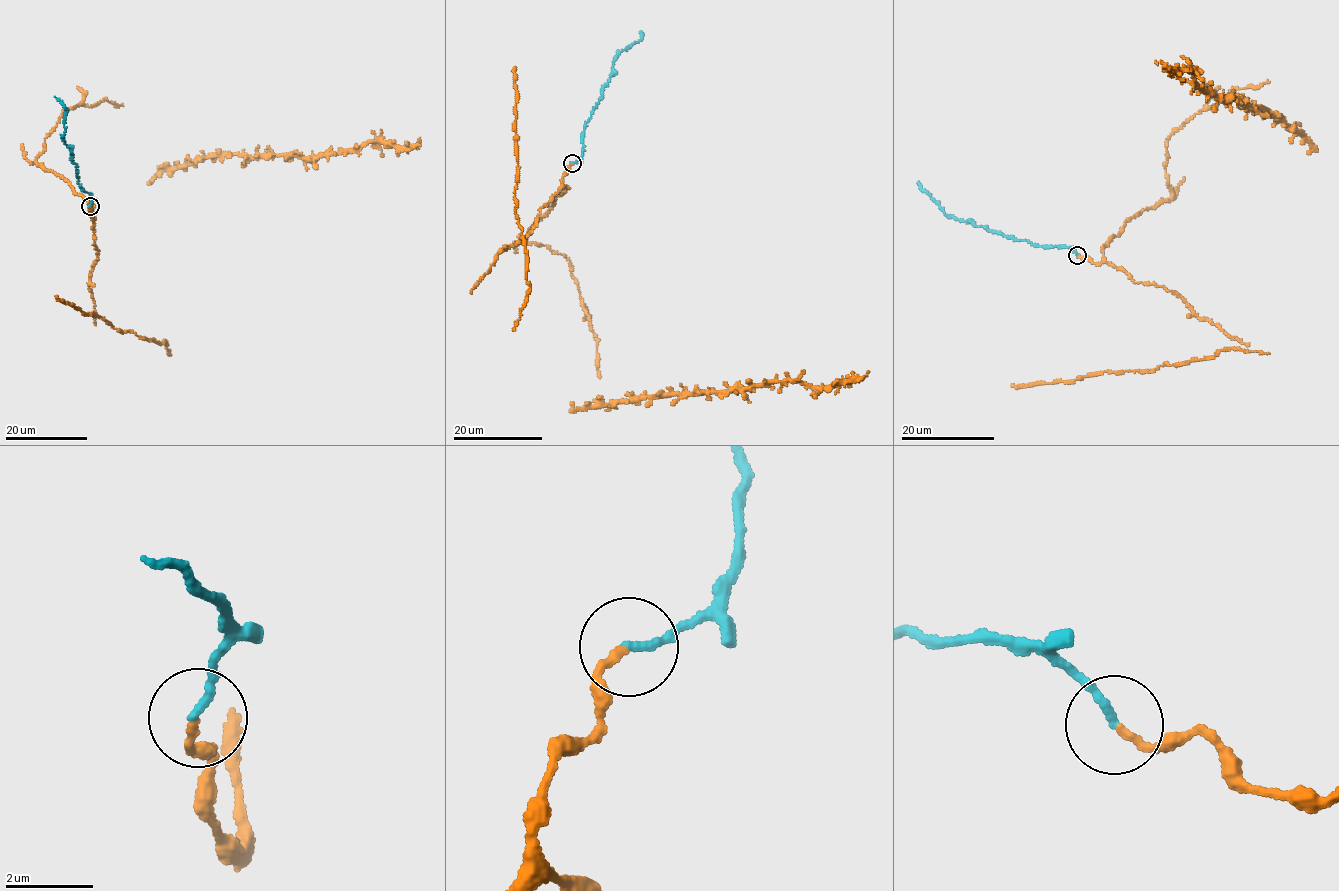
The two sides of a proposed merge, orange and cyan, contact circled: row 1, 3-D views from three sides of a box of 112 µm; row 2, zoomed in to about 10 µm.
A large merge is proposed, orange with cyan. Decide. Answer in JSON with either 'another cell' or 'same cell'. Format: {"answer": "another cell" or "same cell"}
{"answer": "same cell"}

